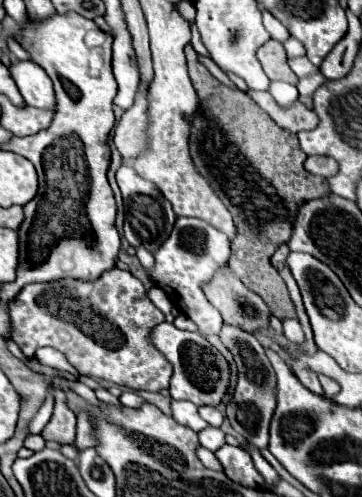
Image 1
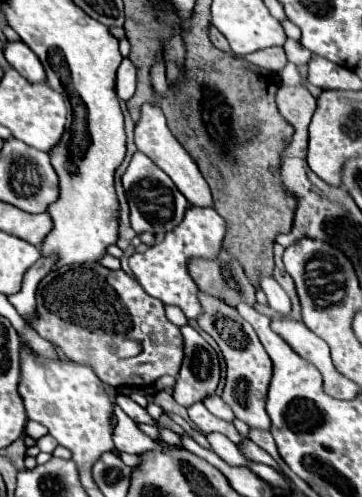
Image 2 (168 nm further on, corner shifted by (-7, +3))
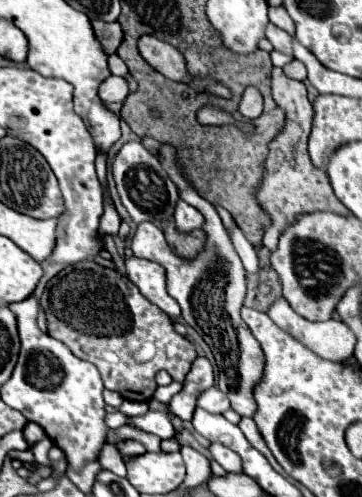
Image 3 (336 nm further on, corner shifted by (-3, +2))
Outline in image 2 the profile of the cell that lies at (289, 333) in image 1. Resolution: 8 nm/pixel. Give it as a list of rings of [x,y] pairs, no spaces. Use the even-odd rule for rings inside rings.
[[[261,275],[259,285],[261,285],[261,289],[265,291],[269,305],[271,305],[275,311],[279,311],[279,313],[283,313],[283,315],[287,315],[287,313],[291,311],[291,301],[289,301],[287,293],[281,289],[281,285],[279,285],[273,277]]]

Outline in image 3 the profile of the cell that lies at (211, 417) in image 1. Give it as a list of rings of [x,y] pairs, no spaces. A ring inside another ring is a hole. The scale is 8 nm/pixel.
[[[215,386],[205,390],[199,398],[197,398],[197,406],[201,406],[203,410],[211,412],[211,414],[223,414],[225,410],[229,410],[229,400],[227,396],[223,396]]]

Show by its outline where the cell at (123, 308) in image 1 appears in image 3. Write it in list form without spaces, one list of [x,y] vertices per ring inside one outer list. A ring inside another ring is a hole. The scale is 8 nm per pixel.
[[[93,260],[71,264],[51,278],[43,290],[41,306],[47,316],[47,332],[63,342],[77,358],[93,362],[101,372],[105,388],[121,392],[127,400],[149,402],[157,388],[155,374],[161,370],[183,383],[197,356],[193,344],[173,330],[171,318],[151,304],[127,276],[123,278],[123,274],[99,266]],[[143,342],[153,342],[157,354],[153,360],[139,364],[131,354]]]

